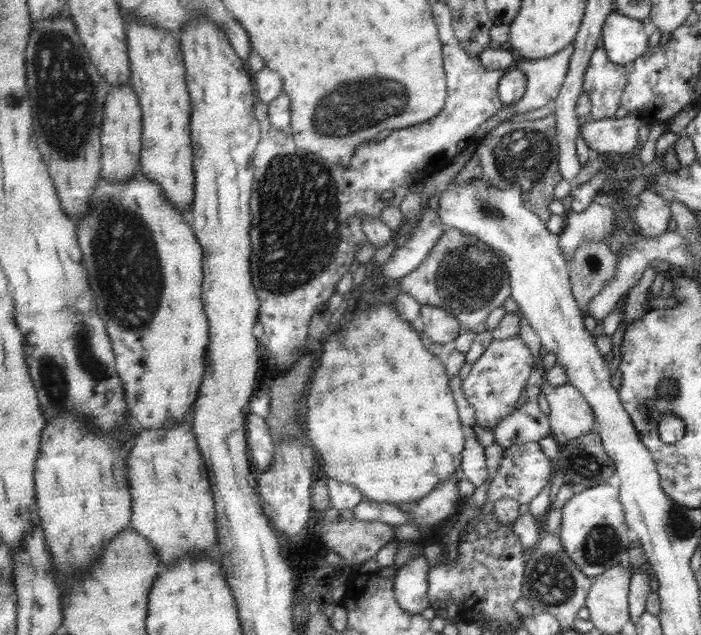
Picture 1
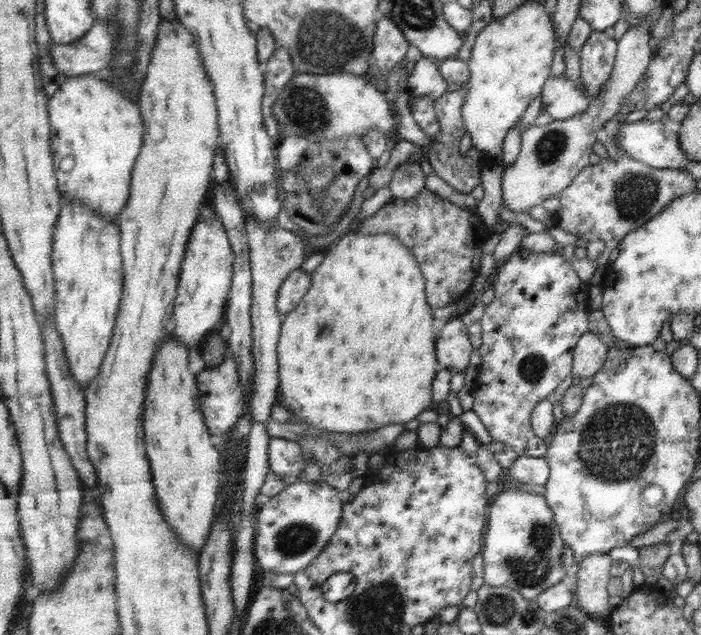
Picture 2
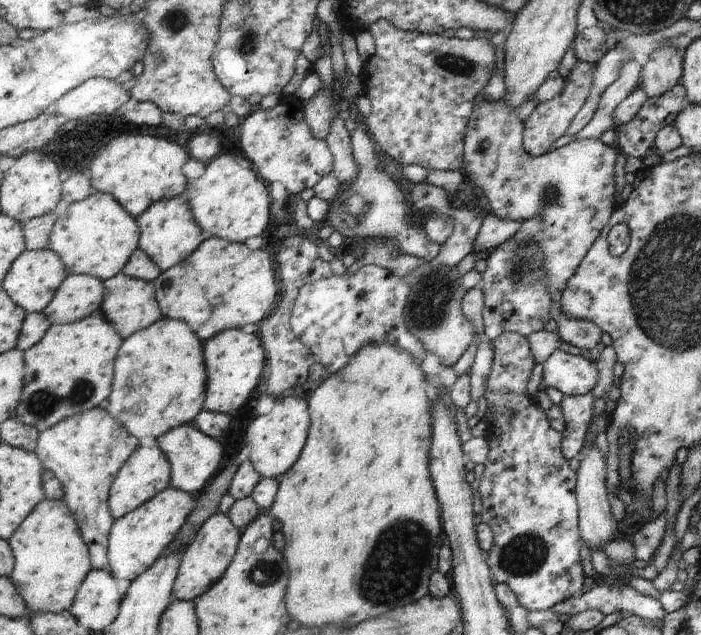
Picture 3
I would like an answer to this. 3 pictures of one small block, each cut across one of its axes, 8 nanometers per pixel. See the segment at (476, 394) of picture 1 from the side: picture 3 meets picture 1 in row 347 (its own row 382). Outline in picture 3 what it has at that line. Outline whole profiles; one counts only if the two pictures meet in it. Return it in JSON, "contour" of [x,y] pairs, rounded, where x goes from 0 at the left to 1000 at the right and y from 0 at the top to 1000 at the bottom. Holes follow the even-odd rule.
{"contour":[[[722,523],[709,535],[700,537],[706,548],[706,567],[695,617],[689,620],[695,630],[698,650],[703,655],[702,676],[696,676],[698,721],[692,728],[690,745],[682,772],[688,787],[683,806],[688,822],[700,828],[705,838],[705,858],[695,872],[706,917],[723,920],[740,942],[740,948],[755,964],[777,961],[803,945],[820,940],[820,932],[832,926],[832,898],[826,888],[826,866],[833,854],[826,847],[823,835],[823,797],[820,797],[820,746],[812,740],[809,724],[800,718],[800,682],[783,666],[776,646],[769,646],[763,624],[752,619],[752,602],[763,580],[765,567],[756,546],[753,531],[735,523]]]}

